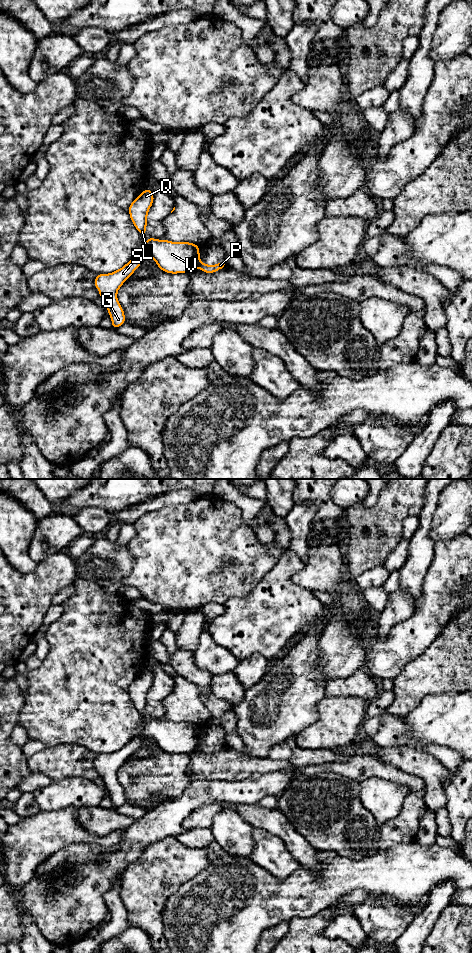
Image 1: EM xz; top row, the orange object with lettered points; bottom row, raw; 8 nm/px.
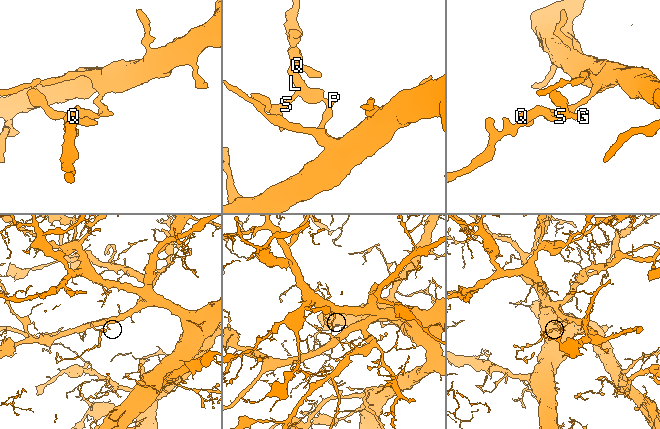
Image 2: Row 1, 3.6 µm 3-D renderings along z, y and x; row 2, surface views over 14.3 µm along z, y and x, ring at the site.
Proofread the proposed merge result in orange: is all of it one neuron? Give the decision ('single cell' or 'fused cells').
fused cells

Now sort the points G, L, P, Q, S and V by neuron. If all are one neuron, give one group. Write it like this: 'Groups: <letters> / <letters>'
Groups: G L Q S V / P

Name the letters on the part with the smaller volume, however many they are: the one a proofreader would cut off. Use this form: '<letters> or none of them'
G, L, Q, S, V

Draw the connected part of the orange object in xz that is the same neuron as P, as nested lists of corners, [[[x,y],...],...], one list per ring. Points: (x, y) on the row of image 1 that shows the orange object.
[[[199,262],[198,268],[200,268],[205,273],[214,273],[224,267],[225,263],[218,263],[216,265],[207,265],[203,262]]]

